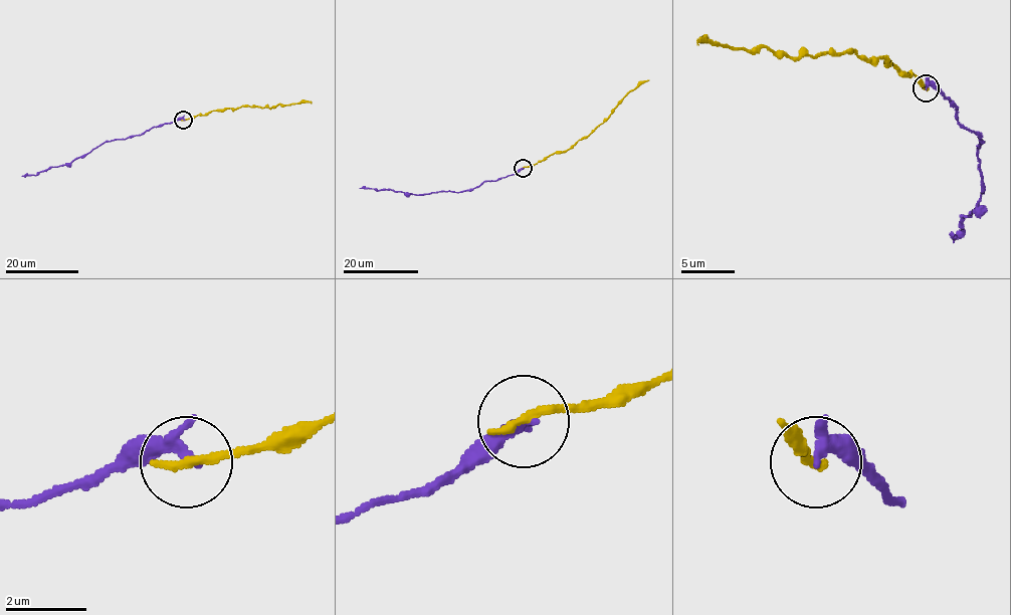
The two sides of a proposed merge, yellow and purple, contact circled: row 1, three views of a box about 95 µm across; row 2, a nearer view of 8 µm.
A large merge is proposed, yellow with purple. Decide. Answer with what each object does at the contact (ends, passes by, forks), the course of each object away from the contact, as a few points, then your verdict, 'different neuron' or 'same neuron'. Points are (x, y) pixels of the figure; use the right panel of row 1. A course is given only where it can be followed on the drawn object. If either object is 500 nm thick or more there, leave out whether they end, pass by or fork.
yellow ends | purple passes by | yellow via (925, 87), (883, 56), (863, 60), (856, 52), (786, 57), (765, 47), (733, 48), (697, 40) | purple via (925, 87), (933, 84), (949, 99), (954, 116), (983, 143), (978, 205), (961, 217), (955, 238) | same neuron

